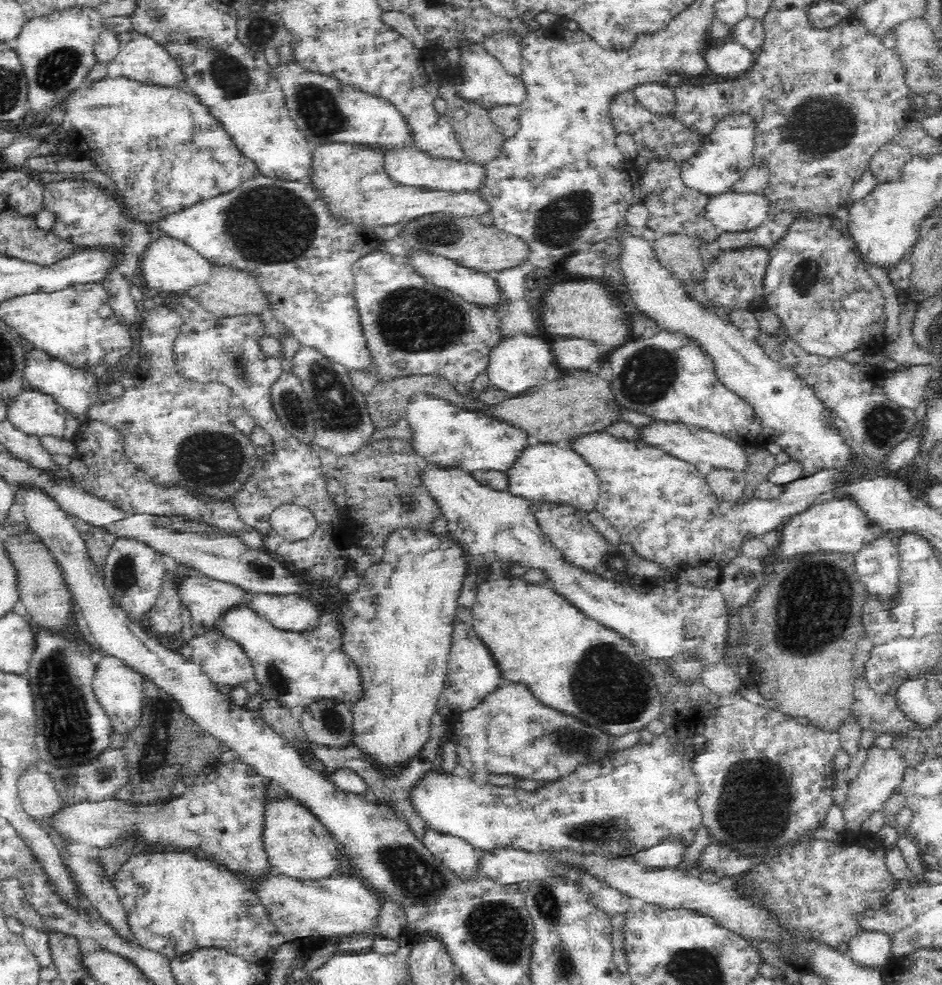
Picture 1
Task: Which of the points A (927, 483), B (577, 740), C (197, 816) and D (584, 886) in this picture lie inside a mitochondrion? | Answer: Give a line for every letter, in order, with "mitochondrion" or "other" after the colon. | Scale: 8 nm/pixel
A: other
B: mitochondrion
C: other
D: other

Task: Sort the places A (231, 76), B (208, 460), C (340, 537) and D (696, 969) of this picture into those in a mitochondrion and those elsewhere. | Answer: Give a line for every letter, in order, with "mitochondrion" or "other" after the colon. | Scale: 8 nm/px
A: mitochondrion
B: mitochondrion
C: other
D: mitochondrion

